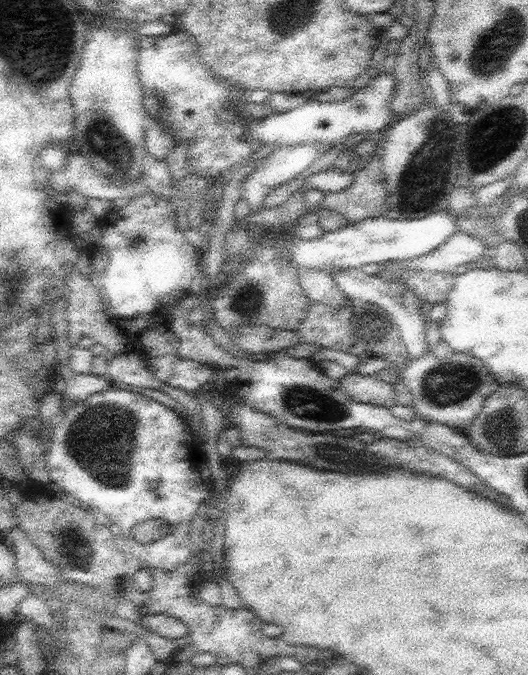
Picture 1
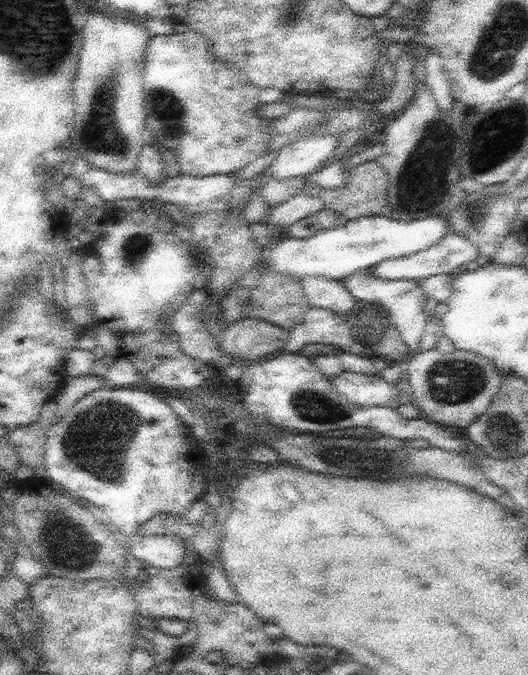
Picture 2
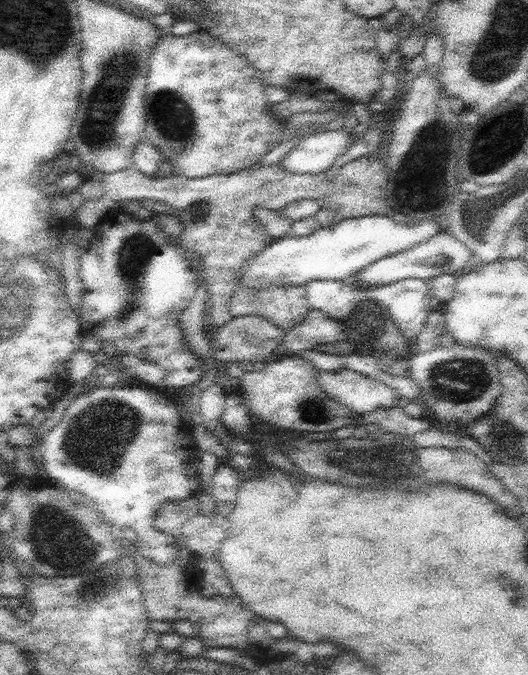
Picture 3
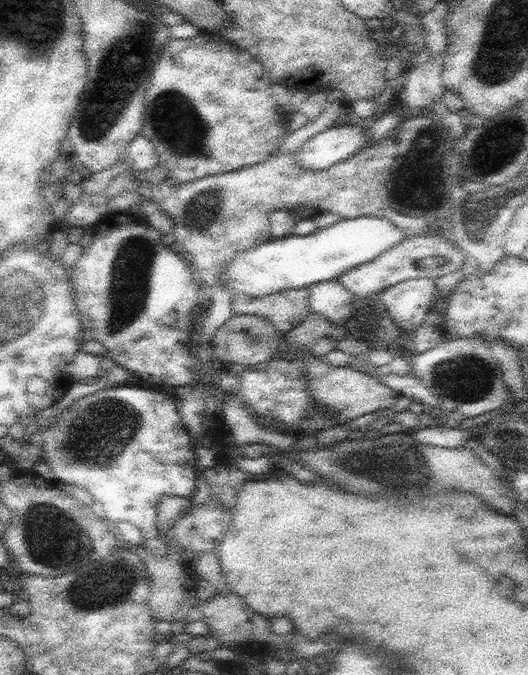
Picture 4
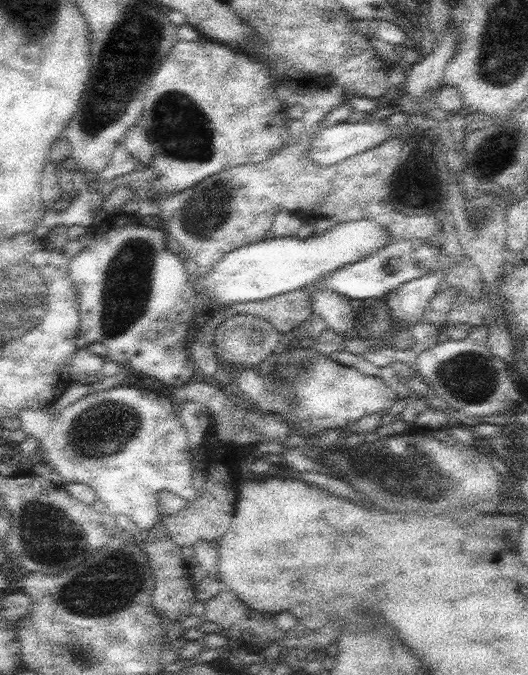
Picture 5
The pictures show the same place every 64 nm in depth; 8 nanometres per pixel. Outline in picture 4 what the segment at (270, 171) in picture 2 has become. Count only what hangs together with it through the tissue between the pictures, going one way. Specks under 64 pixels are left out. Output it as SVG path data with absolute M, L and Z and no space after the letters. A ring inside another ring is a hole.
M333 126L306 141L296 161L302 169L324 170L350 158L371 142L364 126Z

